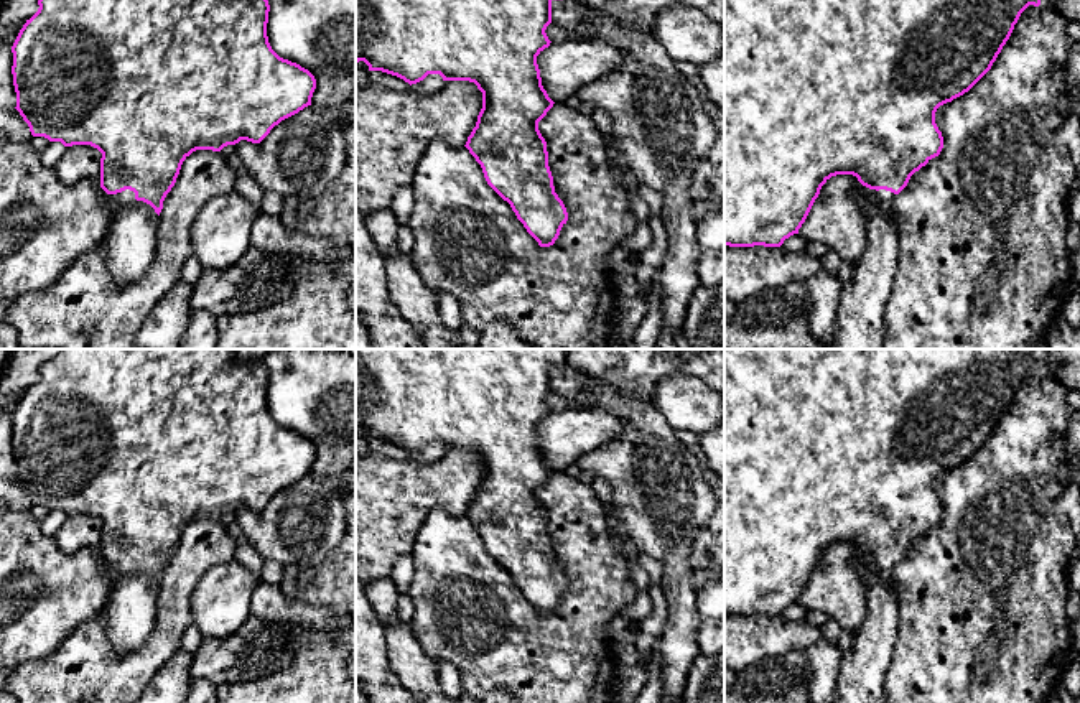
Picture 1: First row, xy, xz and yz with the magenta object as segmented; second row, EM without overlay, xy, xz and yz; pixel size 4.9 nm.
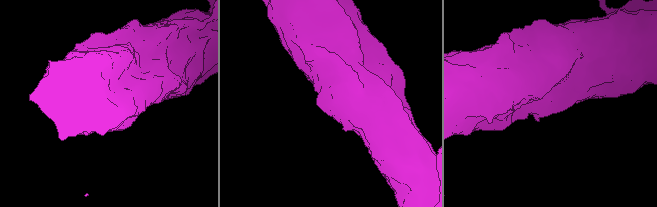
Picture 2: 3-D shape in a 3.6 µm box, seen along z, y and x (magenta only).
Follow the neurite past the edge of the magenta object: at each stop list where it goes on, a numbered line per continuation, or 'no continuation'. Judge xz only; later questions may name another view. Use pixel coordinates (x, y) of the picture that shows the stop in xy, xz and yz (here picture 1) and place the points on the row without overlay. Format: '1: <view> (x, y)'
no continuation

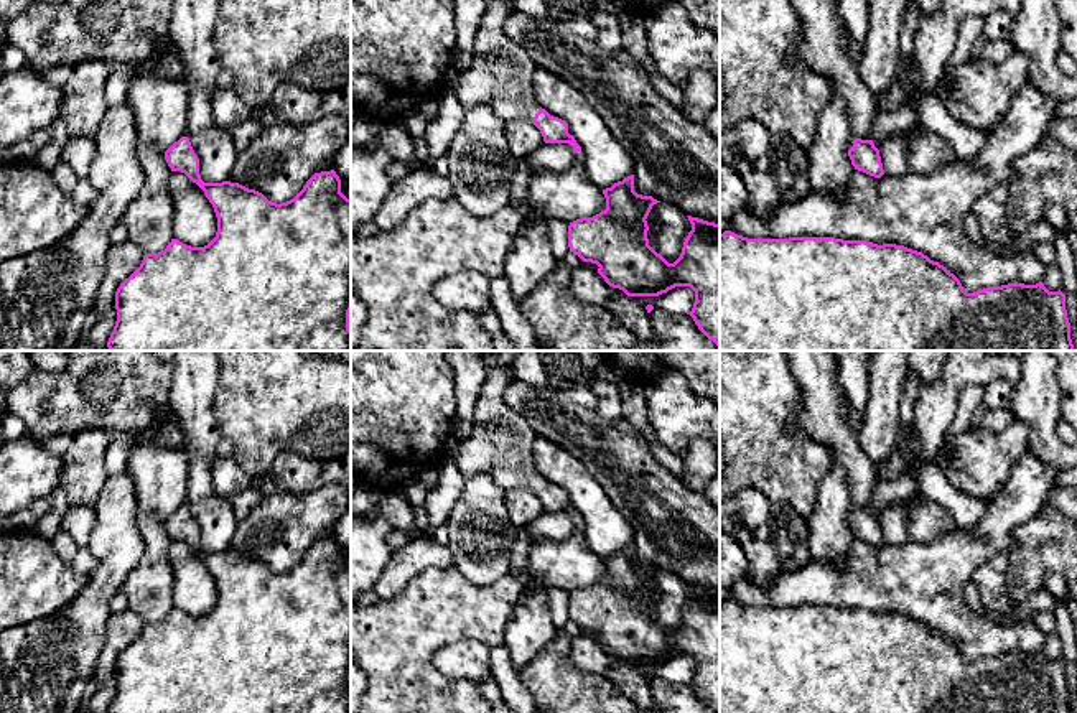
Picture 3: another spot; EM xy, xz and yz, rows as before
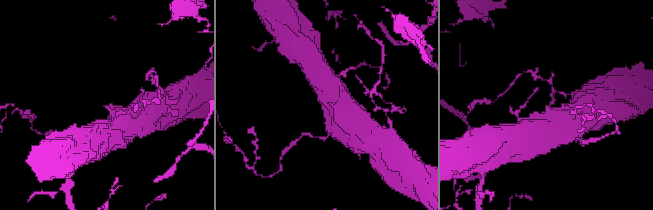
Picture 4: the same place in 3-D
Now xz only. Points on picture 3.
1: xz (501, 443)

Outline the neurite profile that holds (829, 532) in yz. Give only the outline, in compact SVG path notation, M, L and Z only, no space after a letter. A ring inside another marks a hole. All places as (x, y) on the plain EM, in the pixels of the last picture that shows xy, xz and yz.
M833 456L833 464L817 494L809 520L809 547L812 562L837 565L846 557L855 535L848 514L855 509L845 471Z

